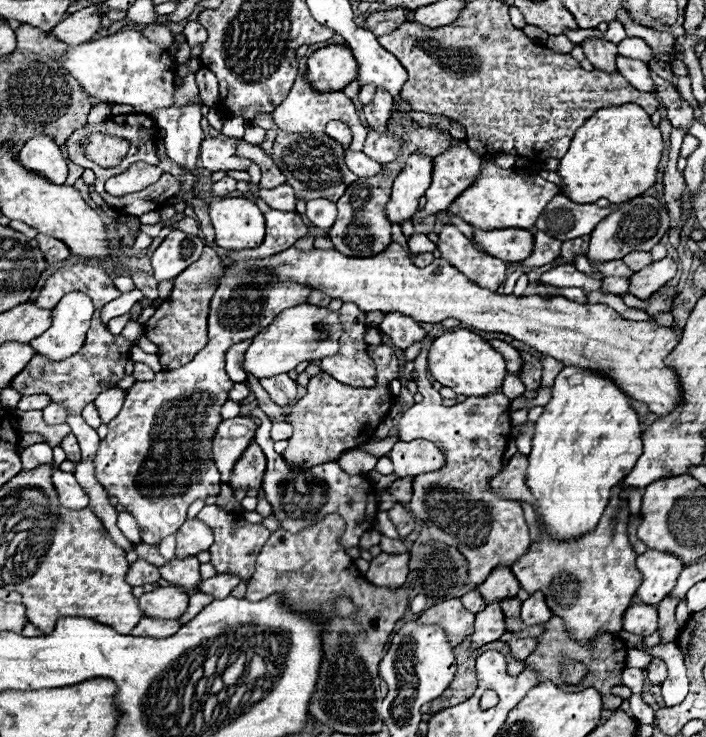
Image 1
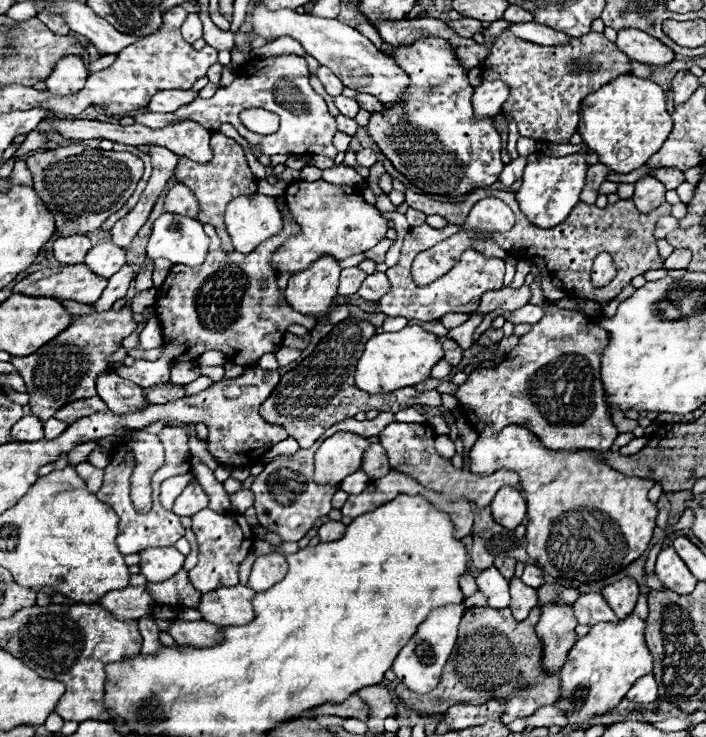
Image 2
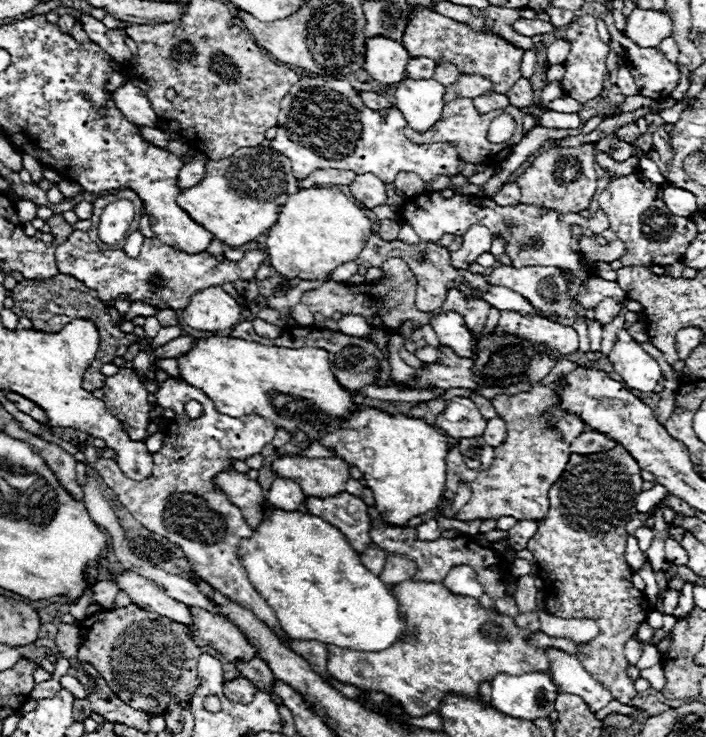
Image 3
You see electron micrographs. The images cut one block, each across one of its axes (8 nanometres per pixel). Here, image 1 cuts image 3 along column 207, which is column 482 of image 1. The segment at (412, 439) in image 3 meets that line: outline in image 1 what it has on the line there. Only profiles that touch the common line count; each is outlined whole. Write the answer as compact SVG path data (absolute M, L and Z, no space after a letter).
M448 330L438 336L428 350L428 370L436 382L464 396L488 394L488 390L502 386L502 380L506 376L504 358L492 350L492 346L488 346L488 340L470 330Z

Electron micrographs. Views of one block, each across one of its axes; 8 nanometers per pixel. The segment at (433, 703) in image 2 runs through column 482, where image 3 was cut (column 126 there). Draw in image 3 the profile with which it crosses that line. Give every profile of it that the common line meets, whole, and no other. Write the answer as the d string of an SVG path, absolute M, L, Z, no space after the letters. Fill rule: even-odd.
M132 604L120 610L92 614L82 624L84 628L82 644L78 648L78 660L90 662L108 682L112 692L128 702L128 706L148 714L162 714L172 696L180 696L186 700L192 698L194 690L198 688L196 664L202 653L212 654L221 661L224 682L240 676L236 666L213 648L196 646L190 640L186 626L170 622L170 618L164 618L160 614L140 610ZM88 622L94 624L88 628Z

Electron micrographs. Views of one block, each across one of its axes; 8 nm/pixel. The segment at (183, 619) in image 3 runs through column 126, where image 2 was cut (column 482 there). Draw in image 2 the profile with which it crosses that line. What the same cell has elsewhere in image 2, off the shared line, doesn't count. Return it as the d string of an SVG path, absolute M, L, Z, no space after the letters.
M494 566L482 570L480 576L476 576L476 584L478 584L478 592L482 592L488 598L488 606L506 608L510 604L508 580Z

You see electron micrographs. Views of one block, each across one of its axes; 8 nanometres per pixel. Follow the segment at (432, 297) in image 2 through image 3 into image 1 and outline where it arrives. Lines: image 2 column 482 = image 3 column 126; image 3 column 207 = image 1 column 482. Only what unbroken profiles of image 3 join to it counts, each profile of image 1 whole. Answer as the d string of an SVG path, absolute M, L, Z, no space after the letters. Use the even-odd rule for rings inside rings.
M442 224L438 230L438 250L474 284L496 292L507 278L506 263L479 252L456 226ZM474 250L474 253L473 253Z

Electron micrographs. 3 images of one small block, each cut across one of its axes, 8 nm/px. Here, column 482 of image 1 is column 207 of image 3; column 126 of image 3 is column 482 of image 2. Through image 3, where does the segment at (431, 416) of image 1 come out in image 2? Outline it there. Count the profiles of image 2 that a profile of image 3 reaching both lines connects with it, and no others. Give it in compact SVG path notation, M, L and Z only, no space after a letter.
M394 422L390 426L386 426L380 432L380 444L386 448L388 458L390 458L390 466L394 470L404 470L404 474L412 474L412 478L416 478L424 488L440 492L448 498L464 498L468 502L474 502L476 510L484 510L492 498L496 496L496 490L500 490L500 486L512 486L516 490L524 490L520 484L520 478L510 472L510 470L499 470L488 476L476 476L464 468L454 468L450 460L446 460L444 456L440 456L434 448L434 428L430 424L404 424L404 422Z

